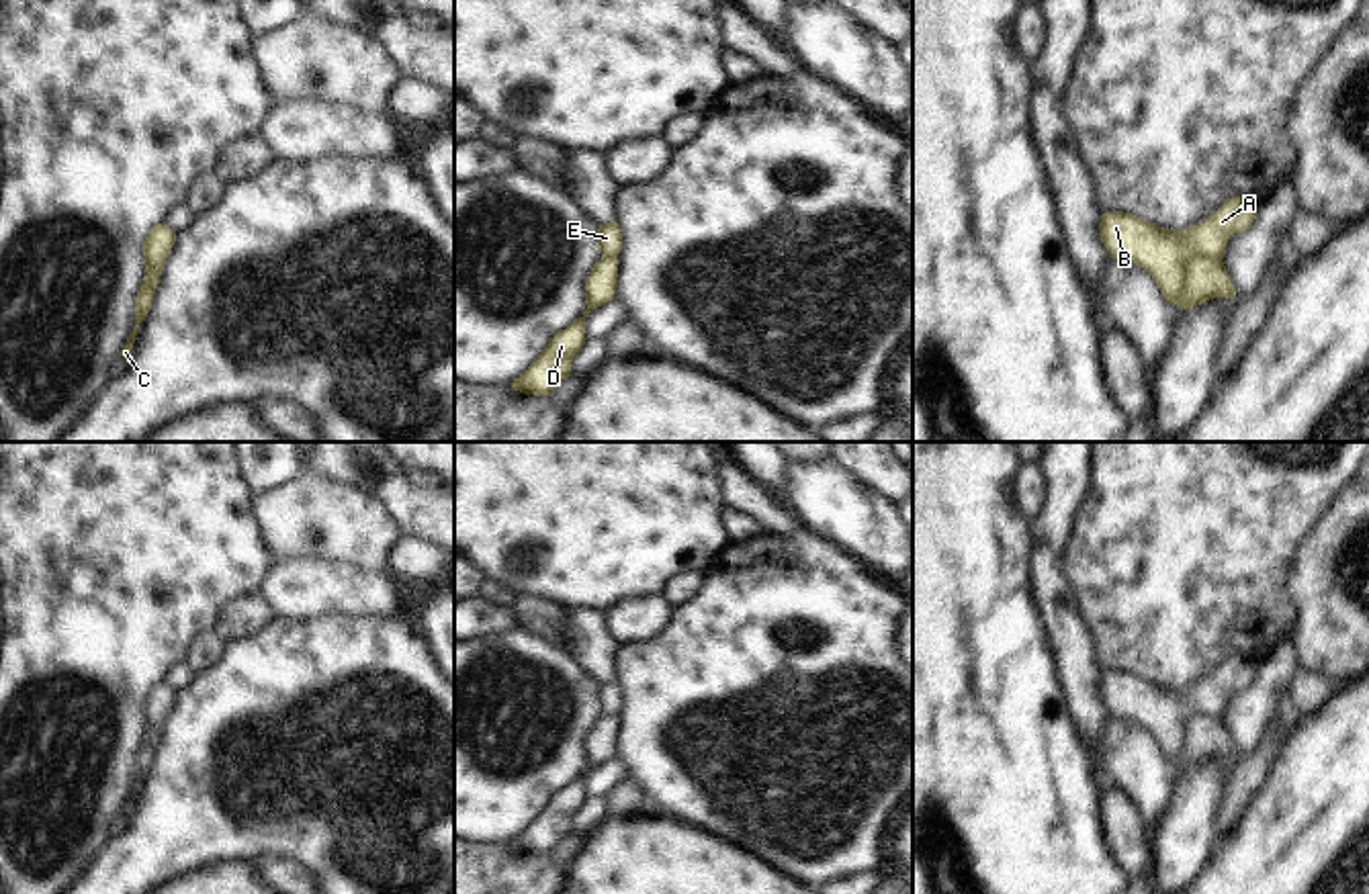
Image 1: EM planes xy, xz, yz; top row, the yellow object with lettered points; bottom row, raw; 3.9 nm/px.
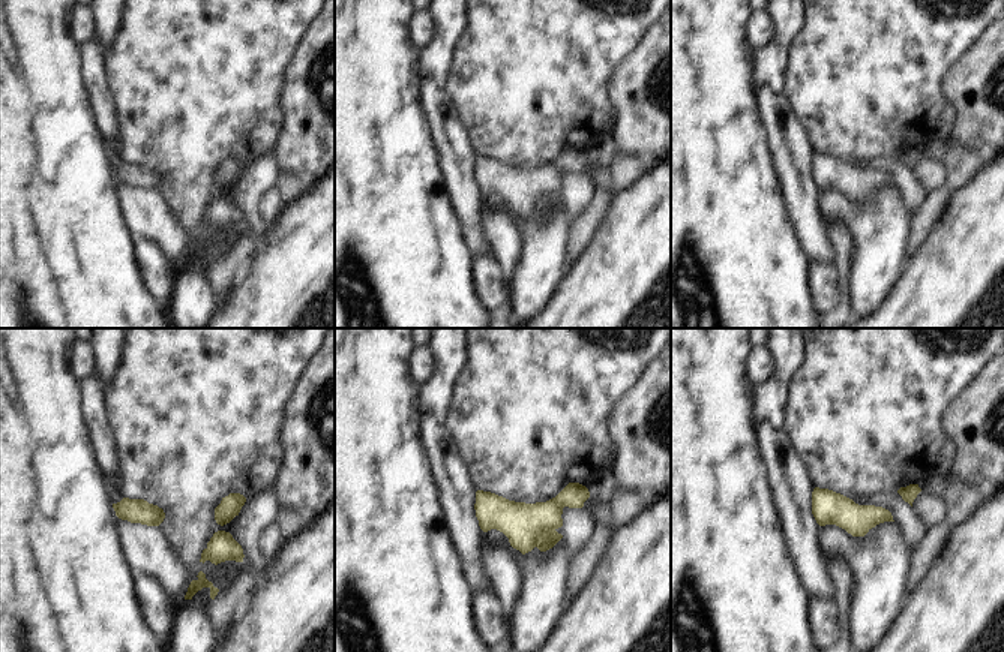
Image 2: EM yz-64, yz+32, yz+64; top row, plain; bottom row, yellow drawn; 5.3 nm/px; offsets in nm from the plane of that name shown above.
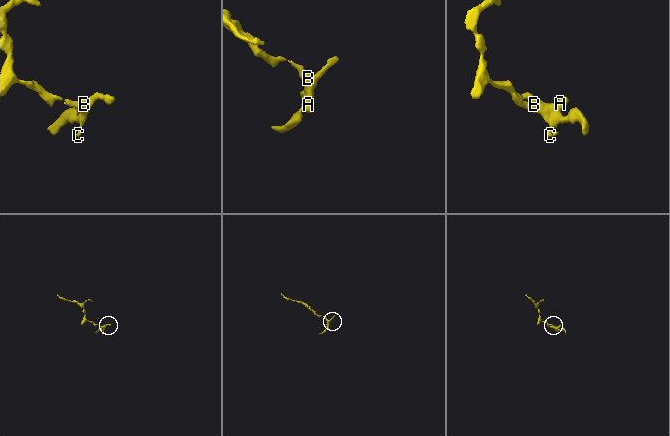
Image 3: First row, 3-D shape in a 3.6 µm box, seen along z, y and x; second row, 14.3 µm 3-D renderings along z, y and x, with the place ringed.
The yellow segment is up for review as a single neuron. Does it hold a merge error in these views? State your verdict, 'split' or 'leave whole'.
split

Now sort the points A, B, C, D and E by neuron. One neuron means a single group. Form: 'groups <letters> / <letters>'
groups A B E / C D

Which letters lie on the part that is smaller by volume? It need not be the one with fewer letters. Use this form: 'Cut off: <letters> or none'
Cut off: C, D

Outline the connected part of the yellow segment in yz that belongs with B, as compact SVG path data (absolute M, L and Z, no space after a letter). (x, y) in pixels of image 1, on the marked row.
M1246 196L1228 198L1211 217L1183 231L1158 227L1123 211L1101 215L1099 235L1109 258L1134 262L1158 284L1168 303L1183 295L1187 264L1193 258L1224 260L1228 239L1252 227L1256 203Z

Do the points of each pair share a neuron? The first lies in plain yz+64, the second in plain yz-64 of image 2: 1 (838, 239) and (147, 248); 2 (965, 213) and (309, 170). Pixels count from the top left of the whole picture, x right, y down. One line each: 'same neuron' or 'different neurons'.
1: different neurons
2: different neurons

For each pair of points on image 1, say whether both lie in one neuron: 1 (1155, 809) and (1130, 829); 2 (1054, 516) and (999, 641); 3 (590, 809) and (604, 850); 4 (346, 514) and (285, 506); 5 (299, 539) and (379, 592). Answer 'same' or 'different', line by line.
1: different
2: different
3: different
4: same
5: different

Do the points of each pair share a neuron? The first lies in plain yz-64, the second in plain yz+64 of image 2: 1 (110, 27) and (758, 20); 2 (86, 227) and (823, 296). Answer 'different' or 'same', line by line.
1: different
2: different

